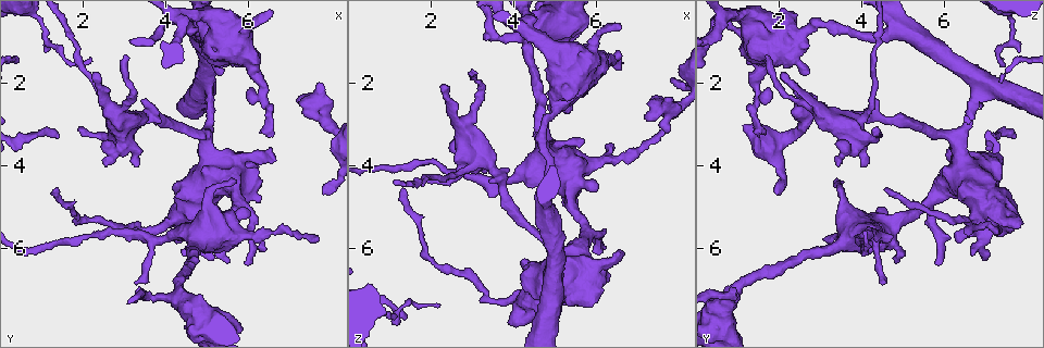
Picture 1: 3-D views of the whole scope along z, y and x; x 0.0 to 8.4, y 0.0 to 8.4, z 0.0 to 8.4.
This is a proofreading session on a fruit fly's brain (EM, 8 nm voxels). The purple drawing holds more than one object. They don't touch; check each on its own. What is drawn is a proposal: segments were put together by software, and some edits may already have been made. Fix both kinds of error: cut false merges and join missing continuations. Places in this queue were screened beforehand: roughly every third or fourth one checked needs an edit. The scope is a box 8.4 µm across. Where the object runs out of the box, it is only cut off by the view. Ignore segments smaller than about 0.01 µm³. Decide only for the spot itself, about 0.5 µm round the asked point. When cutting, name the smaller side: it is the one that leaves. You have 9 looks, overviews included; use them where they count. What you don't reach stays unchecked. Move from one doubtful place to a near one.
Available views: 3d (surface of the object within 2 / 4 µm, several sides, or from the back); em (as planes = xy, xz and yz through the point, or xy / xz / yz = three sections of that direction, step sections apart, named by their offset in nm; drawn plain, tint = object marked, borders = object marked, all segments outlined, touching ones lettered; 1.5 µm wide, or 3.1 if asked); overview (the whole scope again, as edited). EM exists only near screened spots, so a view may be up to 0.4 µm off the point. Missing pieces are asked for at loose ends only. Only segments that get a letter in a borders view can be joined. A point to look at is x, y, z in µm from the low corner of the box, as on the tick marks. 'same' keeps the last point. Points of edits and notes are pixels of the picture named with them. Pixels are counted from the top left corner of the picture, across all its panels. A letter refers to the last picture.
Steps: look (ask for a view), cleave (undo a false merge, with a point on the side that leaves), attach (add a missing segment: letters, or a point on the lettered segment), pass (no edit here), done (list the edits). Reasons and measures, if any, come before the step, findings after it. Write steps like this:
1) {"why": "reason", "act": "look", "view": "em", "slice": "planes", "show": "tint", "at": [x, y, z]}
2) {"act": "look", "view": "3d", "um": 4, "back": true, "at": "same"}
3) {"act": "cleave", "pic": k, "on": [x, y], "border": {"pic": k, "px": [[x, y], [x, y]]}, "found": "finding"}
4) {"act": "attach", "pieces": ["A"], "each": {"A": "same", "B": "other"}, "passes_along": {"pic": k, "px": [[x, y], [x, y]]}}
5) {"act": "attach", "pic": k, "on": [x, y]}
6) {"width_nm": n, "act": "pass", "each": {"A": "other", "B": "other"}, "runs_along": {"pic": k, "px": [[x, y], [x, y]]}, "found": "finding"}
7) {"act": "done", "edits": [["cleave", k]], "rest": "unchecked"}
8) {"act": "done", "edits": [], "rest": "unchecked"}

{"why": "calibre changes", "act": "look", "view": "em", "slice": "planes", "show": "borders", "at": [2.55, 3.30, 4.35]}

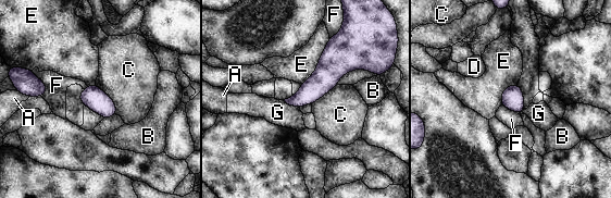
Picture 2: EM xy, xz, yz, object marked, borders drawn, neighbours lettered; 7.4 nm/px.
{"act": "pass", "each": {"A": "other", "B": "other", "C": "other", "D": "other", "E": "other", "F": "other", "G": "other"}, "border": {"pic": 2, "px": [[96, 83], [113, 101], [116, 114]]}, "found": "one cell here"}

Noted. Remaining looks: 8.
{"act": "look", "view": "3d", "um": 2, "at": [2.25, 1.75, 2.10]}

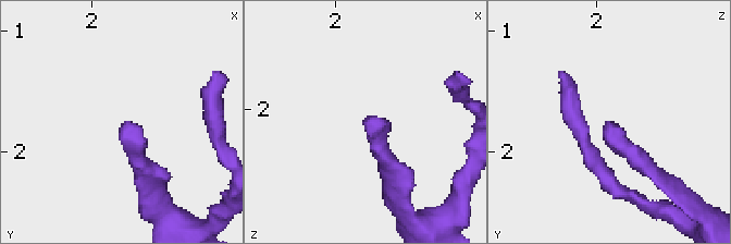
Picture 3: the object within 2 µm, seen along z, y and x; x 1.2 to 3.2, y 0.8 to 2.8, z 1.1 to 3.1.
{"why": "need the tissue", "act": "look", "view": "em", "slice": "xz", "step": 8, "show": "tint", "at": [2.22, 1.80, 2.08]}

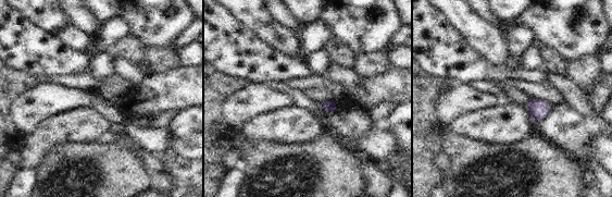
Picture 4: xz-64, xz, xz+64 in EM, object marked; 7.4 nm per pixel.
{"why": "what lies round it", "act": "look", "view": "em", "slice": "xz", "step": 8, "show": "borders", "at": "same"}

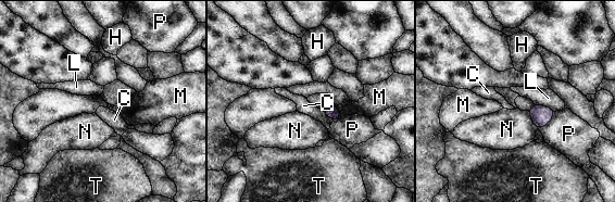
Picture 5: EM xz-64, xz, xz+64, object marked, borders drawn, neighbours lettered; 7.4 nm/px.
{"act": "pass", "each": {"C": "other", "H": "other", "L": "other", "M": "other", "N": "other", "P": "other", "T": "other"}, "border": {"pic": 5, "px": [[322, 111], [333, 121]]}, "found": "none of them fits"}

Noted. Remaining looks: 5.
{"why": "thin end", "act": "look", "view": "em", "slice": "planes", "show": "plain", "at": [7.65, 5.75, 3.05]}

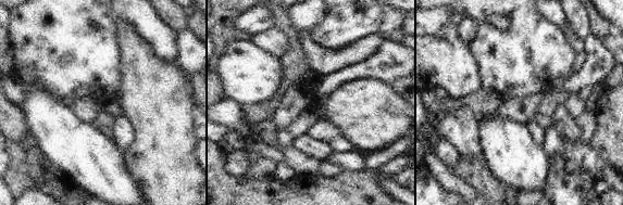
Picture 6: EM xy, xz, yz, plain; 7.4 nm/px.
{"act": "look", "view": "em", "slice": "planes", "show": "borders", "at": "same"}

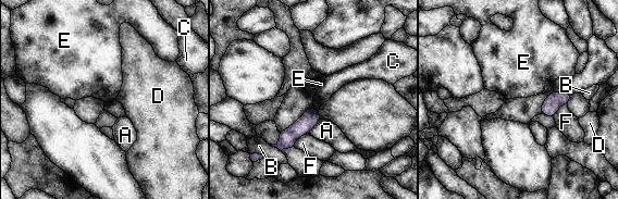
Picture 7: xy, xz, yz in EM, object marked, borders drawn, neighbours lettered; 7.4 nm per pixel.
{"width_nm": 140, "longest_contact_nm": ["F", 160], "act": "pass", "each": {"A": "other", "B": "other", "C": "other", "D": "other", "E": "other", "F": "other"}, "found": "no lettered segment goes on from it"}

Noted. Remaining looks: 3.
{"why": "branch stops here", "act": "look", "view": "em", "slice": "planes", "show": "borders", "at": [5.55, 6.30, 4.80]}

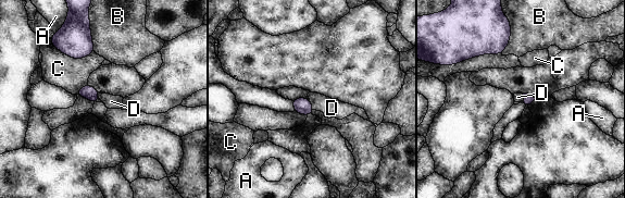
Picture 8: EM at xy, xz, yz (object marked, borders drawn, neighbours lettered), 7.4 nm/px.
{"longest_contact_nm": ["C", 320], "act": "pass", "each": {"A": "other", "B": "other", "C": "other", "D": "other"}, "found": "none of them fits"}

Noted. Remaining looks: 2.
{"act": "done", "edits": [], "rest": "unchecked"}

